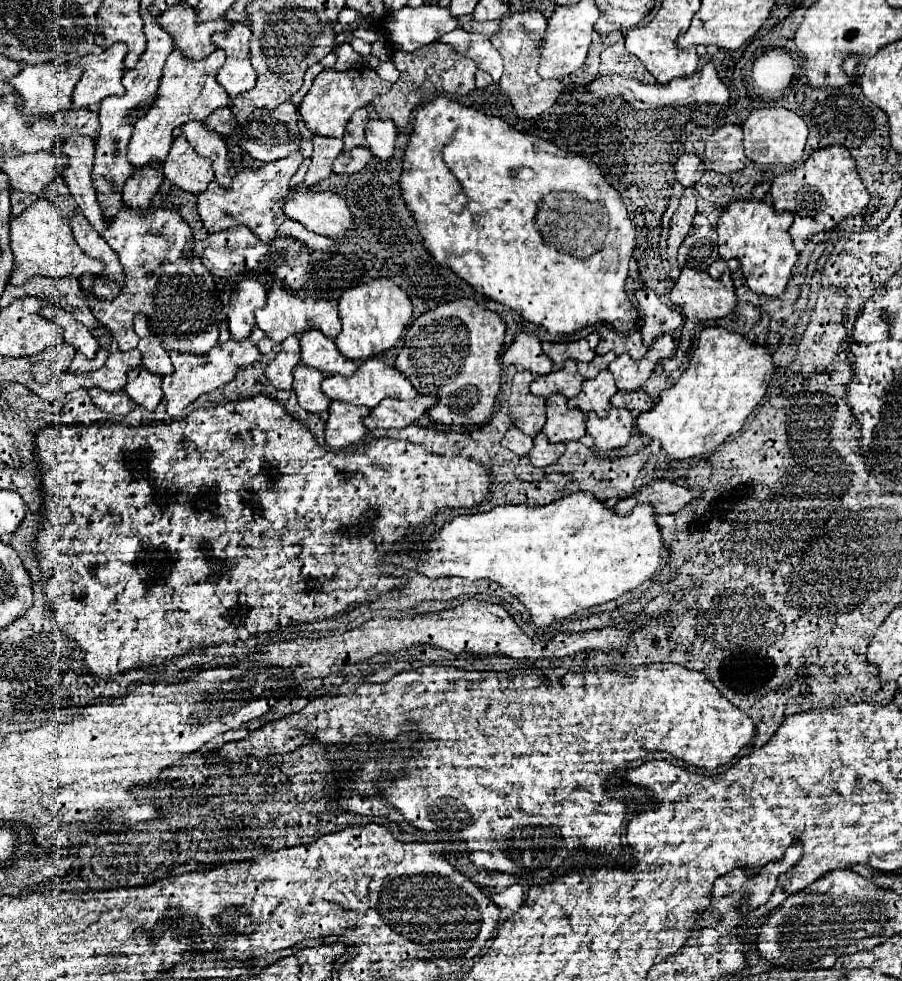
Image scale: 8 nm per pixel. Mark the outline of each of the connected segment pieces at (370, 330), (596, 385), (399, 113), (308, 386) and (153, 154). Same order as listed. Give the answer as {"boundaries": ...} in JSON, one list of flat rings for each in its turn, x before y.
{"boundaries":[[[371,280,347,290,339,298,339,318,343,324,343,330,335,340,339,352,345,358,367,360,391,350,397,344,403,330,411,324,413,304,409,296,397,284,393,284,393,280]],[[603,370,597,378,585,380,581,392,569,400,569,408,579,408,583,412,595,412,599,418,607,416,611,410,609,398,617,392,613,374]],[[431,44,415,52,395,50,393,64,401,72,401,76,388,93,378,95,373,100,373,105,381,120,395,120,395,126,401,132,407,128,411,113,427,92,445,90,451,94,467,94,469,90,475,88,475,72,477,72,475,62,459,56,449,44]],[[301,364,293,370,293,376,295,376,293,390,297,394,299,406,313,414,327,412,331,400,325,396,325,392,321,392,321,382,325,380,325,374]],[[177,48,169,54,153,108,149,108,133,124,133,136,129,142,129,162,135,168,149,164,151,160,165,160,173,142,173,130,183,122,205,120,213,110,221,106,229,106,229,96,225,88,219,86,215,80,215,74,223,66,223,62,225,62,225,52,219,48,213,54,209,54,205,60,185,60,185,56,177,52]]]}

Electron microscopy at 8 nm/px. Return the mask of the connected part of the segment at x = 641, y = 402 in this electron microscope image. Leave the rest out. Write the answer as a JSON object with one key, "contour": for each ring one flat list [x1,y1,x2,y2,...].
{"contour":[[635,390,635,392,617,392,611,398,613,406,621,406,627,408,631,412,643,412,643,410,651,410,653,408,653,400,643,392,643,390]]}

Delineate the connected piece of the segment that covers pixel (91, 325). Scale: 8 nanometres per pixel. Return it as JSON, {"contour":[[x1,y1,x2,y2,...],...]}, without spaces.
{"contour":[[65,276,65,278,29,278,23,286,13,286,7,284,3,296,1,296,1,306,9,306,15,298,23,296,37,296,37,298,47,298,55,302,57,306,65,308,71,312,79,322,83,322,89,330,97,330,99,322,93,318,85,294,79,286,79,280,75,276]]}

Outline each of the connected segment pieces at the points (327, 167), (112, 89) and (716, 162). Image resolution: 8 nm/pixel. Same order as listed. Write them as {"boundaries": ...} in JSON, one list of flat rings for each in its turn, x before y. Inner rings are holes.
{"boundaries":[[[315,136,313,138,311,164,309,164,309,170,305,174,305,186,313,186,319,180,329,178,333,174,331,166,341,152,343,152,343,140,341,138]],[[113,44,99,54,79,58,79,64,83,66,83,76,73,92,73,102,77,108,99,104,107,96,125,94,125,86,121,84,125,52,125,44]],[[729,124,719,128,709,140,705,148,707,166,719,174,729,174,745,168,743,154,743,132,739,126]]]}

